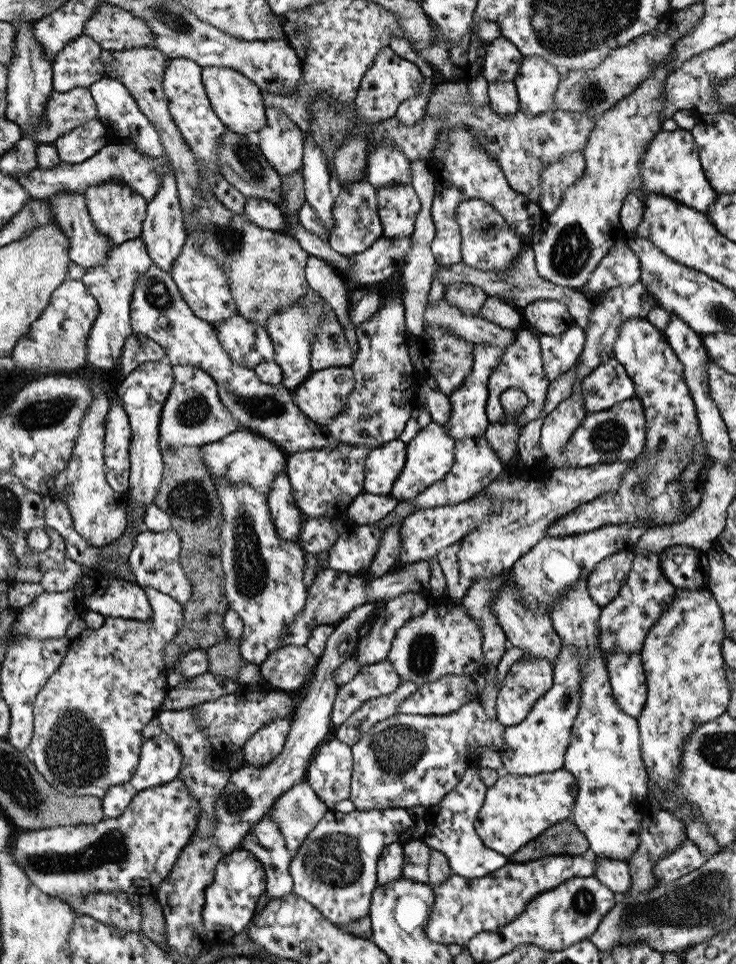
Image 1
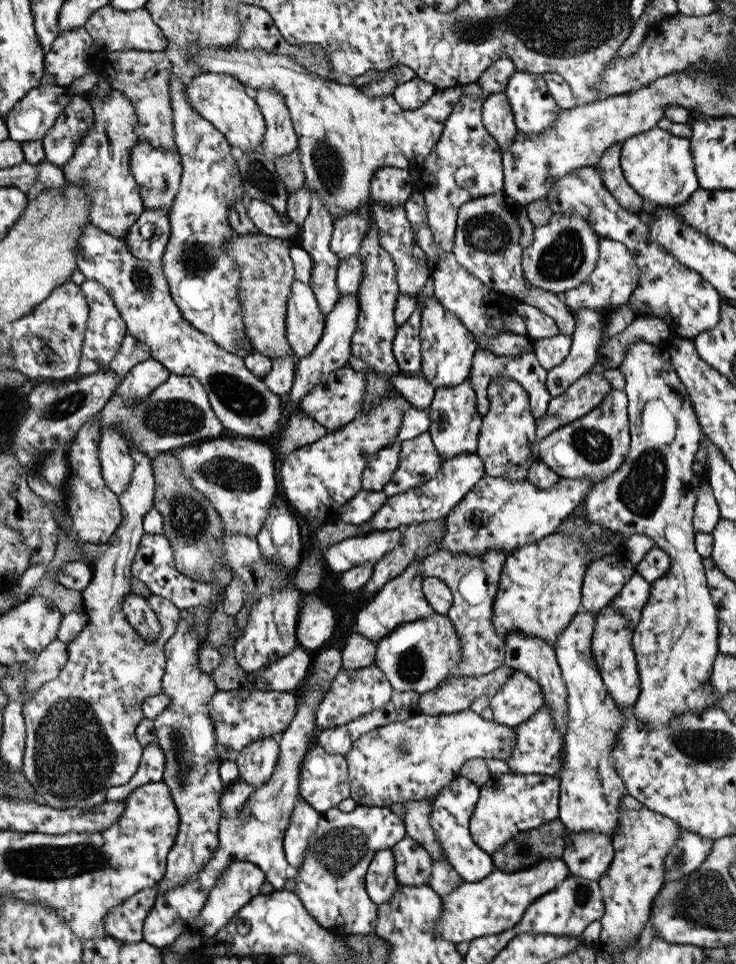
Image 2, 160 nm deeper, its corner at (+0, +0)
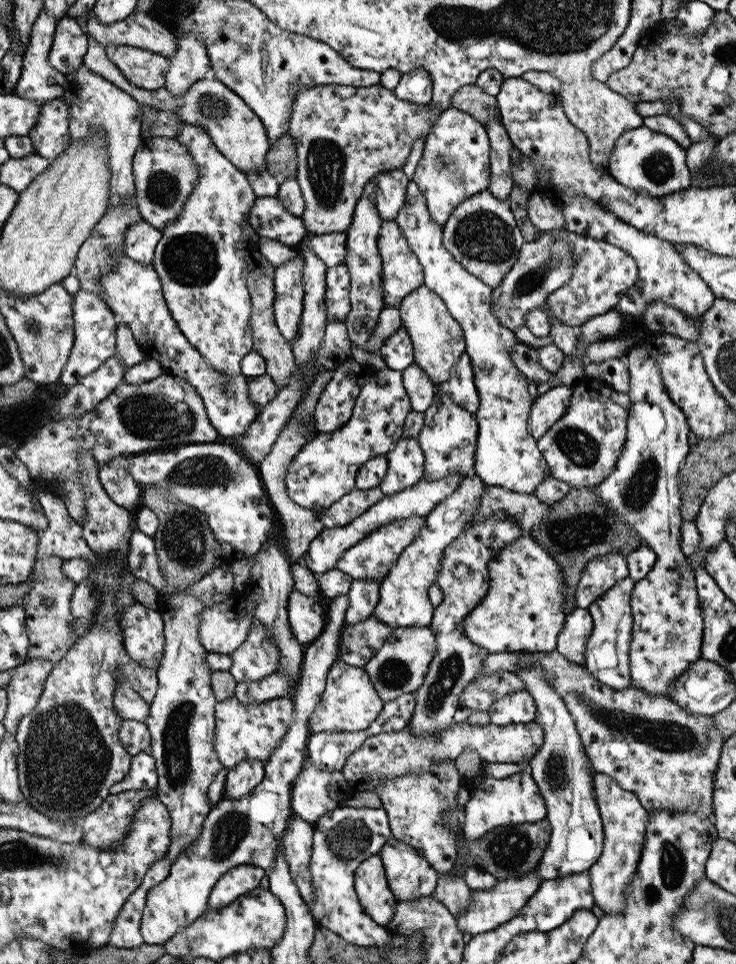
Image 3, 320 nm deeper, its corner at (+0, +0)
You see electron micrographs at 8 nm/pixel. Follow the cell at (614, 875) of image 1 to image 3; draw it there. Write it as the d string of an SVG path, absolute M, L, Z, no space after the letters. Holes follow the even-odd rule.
M534 661L516 674L524 681L525 689L535 700L535 721L543 728L545 734L542 746L535 752L528 766L540 795L544 798L546 820L551 826L549 842L534 868L535 872L544 881L572 873L587 873L601 855L604 838L602 819L592 790L591 762L585 753L572 715L562 698L549 685L540 664Z

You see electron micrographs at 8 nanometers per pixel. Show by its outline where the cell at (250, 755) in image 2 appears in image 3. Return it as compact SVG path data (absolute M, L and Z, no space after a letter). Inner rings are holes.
M243 760L229 769L225 778L224 798L229 801L244 799L263 781L266 766L264 760Z

